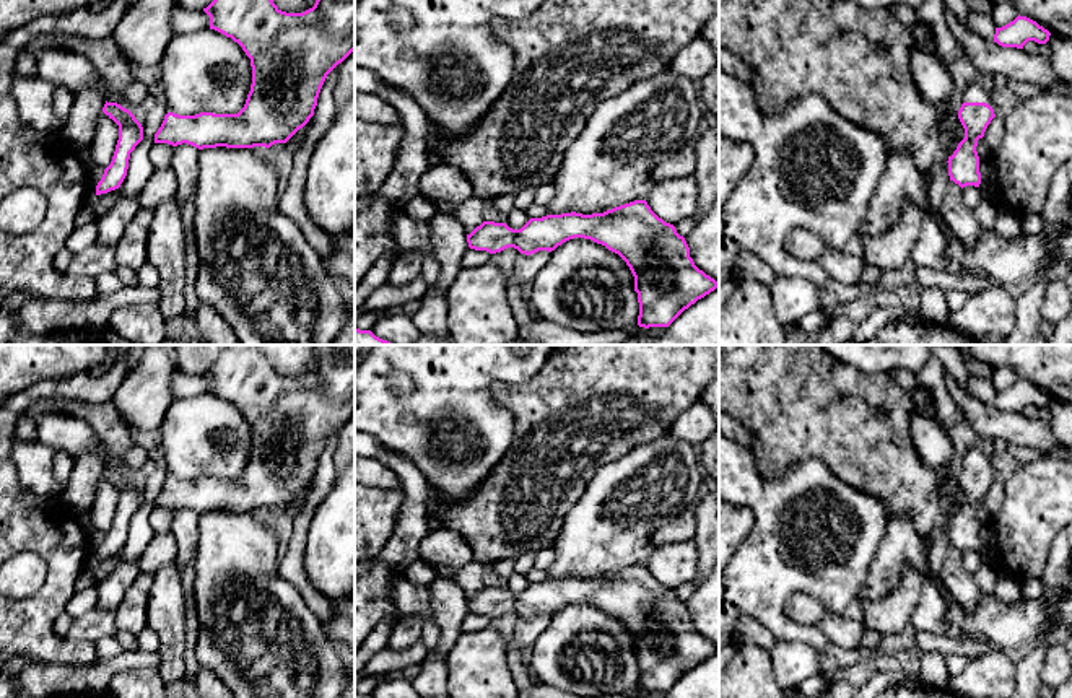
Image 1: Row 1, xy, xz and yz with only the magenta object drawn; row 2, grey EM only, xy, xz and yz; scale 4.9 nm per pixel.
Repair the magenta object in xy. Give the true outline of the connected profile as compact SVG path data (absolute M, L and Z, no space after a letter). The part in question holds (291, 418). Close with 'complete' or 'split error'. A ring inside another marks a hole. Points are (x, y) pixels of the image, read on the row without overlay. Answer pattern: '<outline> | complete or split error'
M228 345L203 376L210 381L210 394L231 402L251 423L251 456L237 478L168 477L155 508L187 508L198 514L286 508L314 480L327 439L355 415L355 345L317 345L317 364L303 377L281 376L260 345Z | complete

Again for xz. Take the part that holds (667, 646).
M646 565L604 578L530 582L521 594L483 586L467 599L467 607L470 613L490 618L514 612L530 620L551 617L574 602L602 609L626 626L634 641L639 691L669 691L685 674L717 652L717 646L695 630L685 602L659 582Z | complete

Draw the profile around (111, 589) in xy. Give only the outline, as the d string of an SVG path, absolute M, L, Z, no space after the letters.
M119 553L107 558L115 560L114 569L98 582L98 607L115 613L130 584L142 574L137 560L122 560Z

